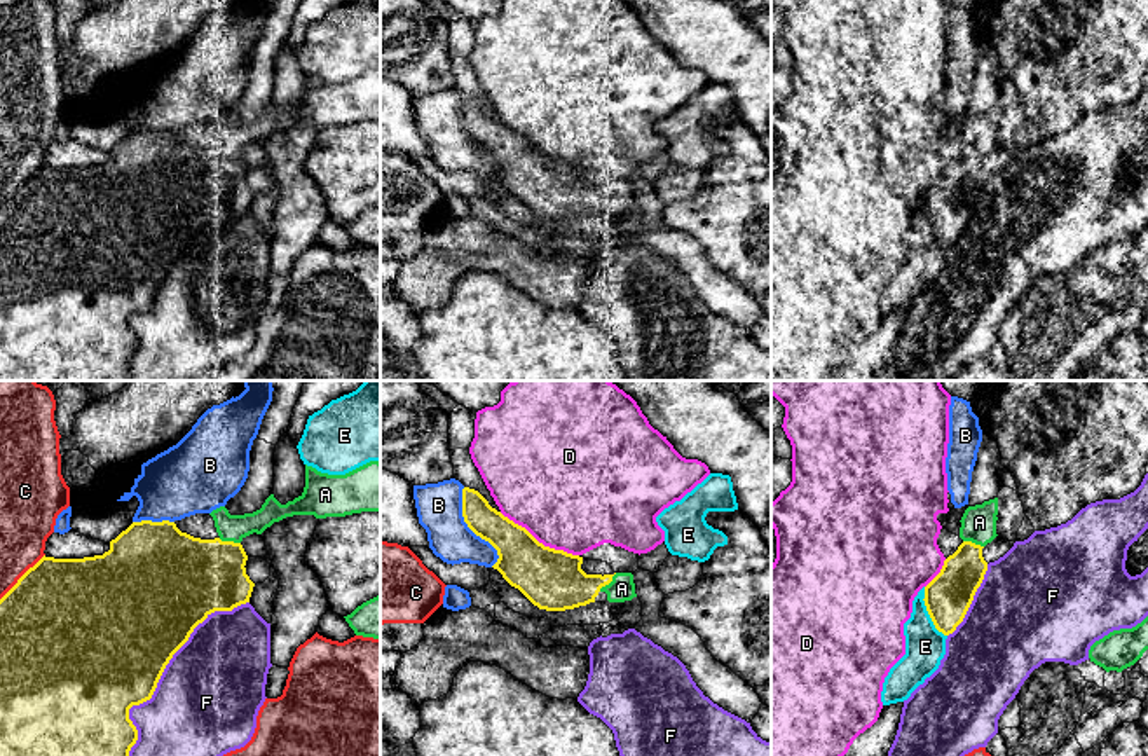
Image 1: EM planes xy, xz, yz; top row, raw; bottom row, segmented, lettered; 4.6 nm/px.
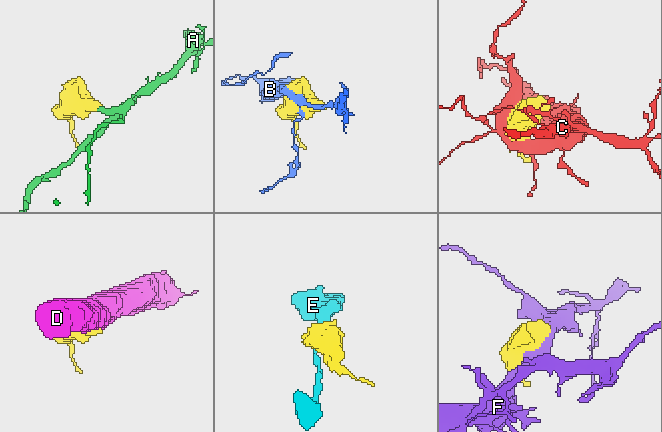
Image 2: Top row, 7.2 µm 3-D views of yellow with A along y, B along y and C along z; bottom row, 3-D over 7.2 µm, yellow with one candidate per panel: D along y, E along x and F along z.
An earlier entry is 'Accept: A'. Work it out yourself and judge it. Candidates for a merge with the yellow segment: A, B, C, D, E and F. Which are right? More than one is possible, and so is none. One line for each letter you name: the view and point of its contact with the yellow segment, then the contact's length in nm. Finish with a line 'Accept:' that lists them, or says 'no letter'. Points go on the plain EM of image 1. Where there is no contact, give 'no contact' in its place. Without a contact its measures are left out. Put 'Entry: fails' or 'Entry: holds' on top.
Entry: holds
A: xz (608, 192) | 120 nm
Accept: A

